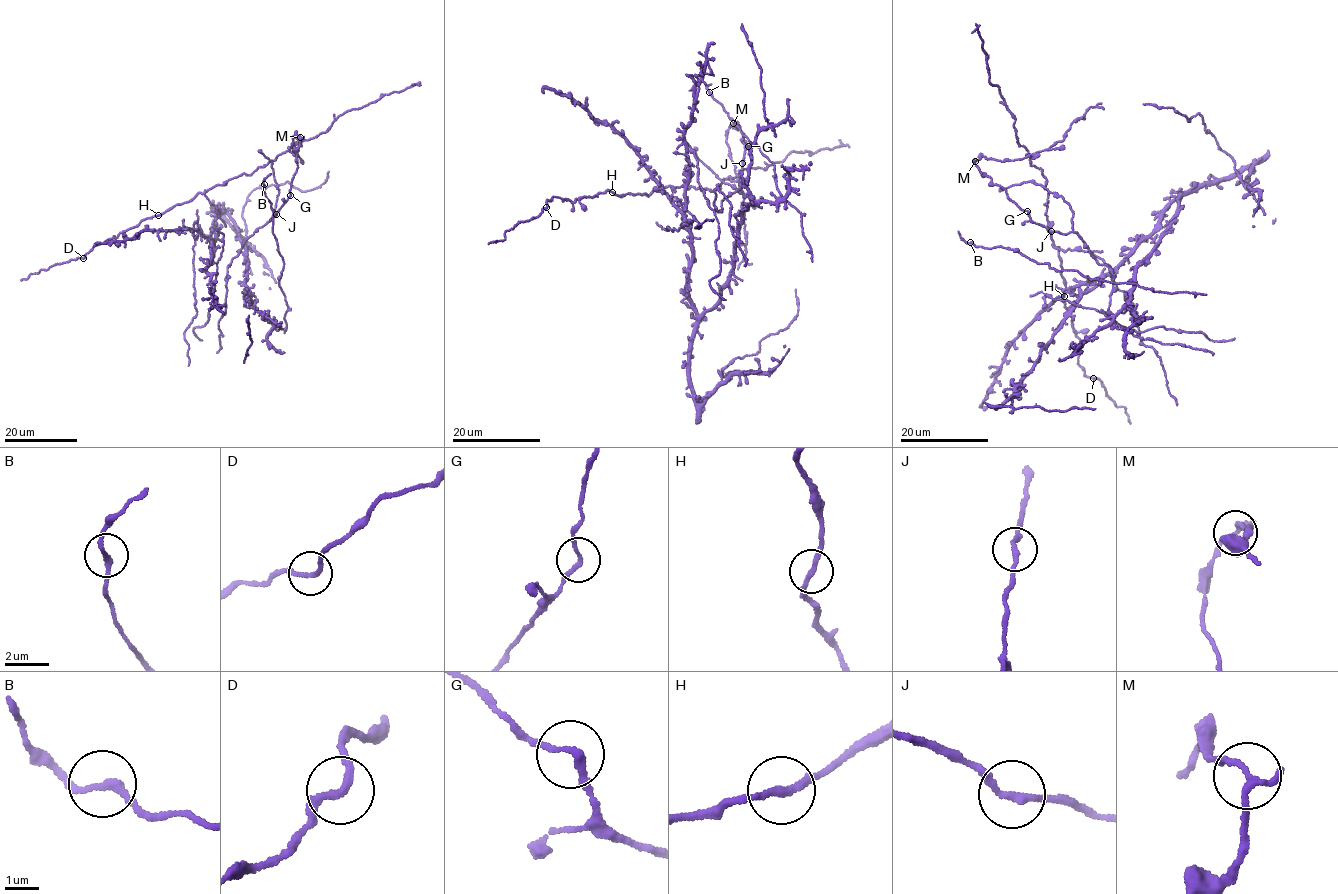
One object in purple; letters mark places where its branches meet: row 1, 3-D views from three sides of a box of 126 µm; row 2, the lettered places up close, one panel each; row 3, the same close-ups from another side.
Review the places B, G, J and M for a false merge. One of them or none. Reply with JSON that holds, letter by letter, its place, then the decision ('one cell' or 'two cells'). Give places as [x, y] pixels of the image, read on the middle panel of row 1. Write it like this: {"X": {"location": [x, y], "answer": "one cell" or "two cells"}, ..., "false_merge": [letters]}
{"B": {"location": [709, 92], "answer": "one cell"}, "G": {"location": [748, 146], "answer": "one cell"}, "J": {"location": [742, 163], "answer": "one cell"}, "M": {"location": [733, 123], "answer": "two cells"}, "false_merge": ["M"]}

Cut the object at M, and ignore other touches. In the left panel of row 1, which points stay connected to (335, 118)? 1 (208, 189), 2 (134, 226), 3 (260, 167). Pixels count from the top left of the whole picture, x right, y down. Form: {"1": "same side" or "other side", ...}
{"1": "same side", "2": "same side", "3": "same side"}

